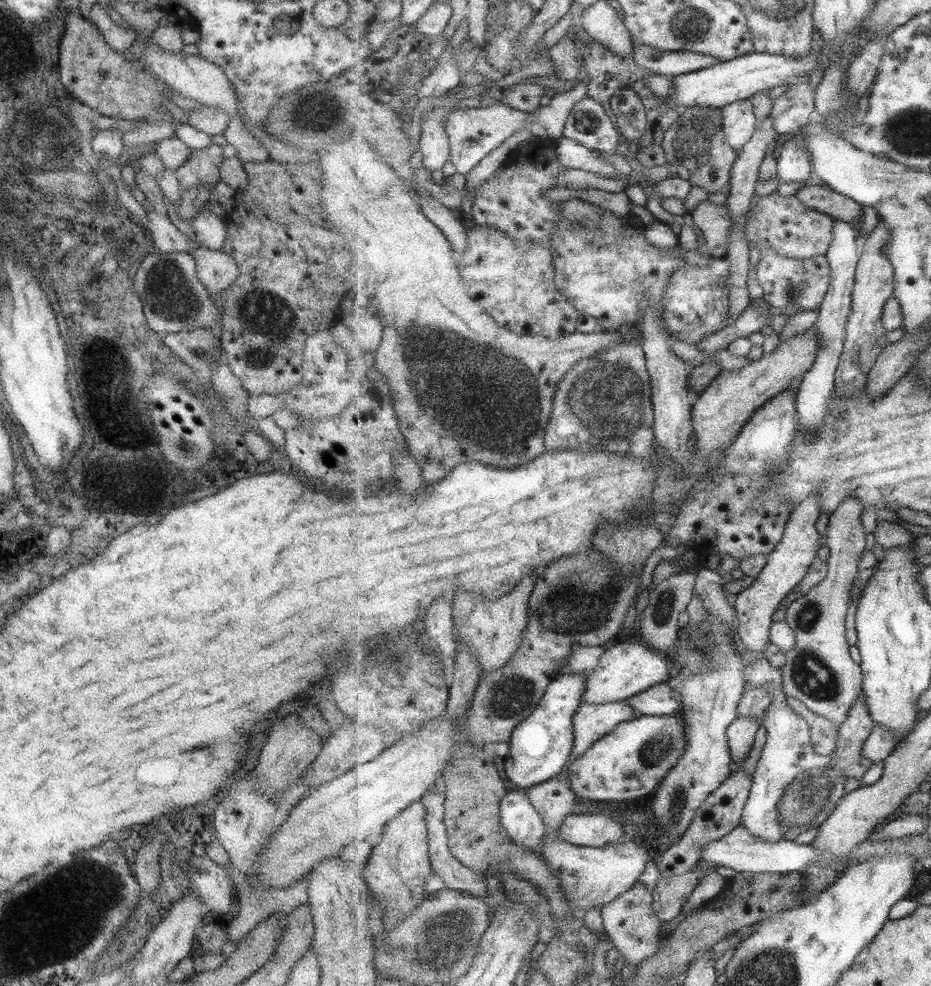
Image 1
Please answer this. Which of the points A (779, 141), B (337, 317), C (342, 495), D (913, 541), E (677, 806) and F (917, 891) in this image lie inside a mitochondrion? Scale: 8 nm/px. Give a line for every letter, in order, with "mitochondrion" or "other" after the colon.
A: other
B: other
C: other
D: other
E: mitochondrion
F: other

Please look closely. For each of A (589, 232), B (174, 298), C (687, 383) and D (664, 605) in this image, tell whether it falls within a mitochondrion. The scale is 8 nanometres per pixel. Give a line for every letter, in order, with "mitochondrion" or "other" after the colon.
A: mitochondrion
B: mitochondrion
C: other
D: mitochondrion

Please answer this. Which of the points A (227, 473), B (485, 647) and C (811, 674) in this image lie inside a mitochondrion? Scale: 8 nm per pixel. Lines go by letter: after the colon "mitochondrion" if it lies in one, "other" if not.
A: other
B: other
C: mitochondrion

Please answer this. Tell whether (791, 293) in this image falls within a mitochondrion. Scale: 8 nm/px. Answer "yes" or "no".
yes

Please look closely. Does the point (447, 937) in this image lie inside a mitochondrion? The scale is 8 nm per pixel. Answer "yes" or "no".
yes

